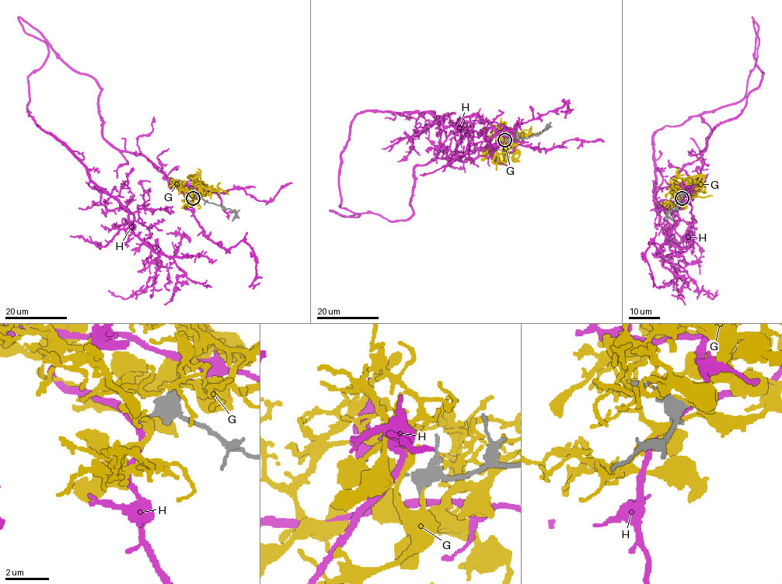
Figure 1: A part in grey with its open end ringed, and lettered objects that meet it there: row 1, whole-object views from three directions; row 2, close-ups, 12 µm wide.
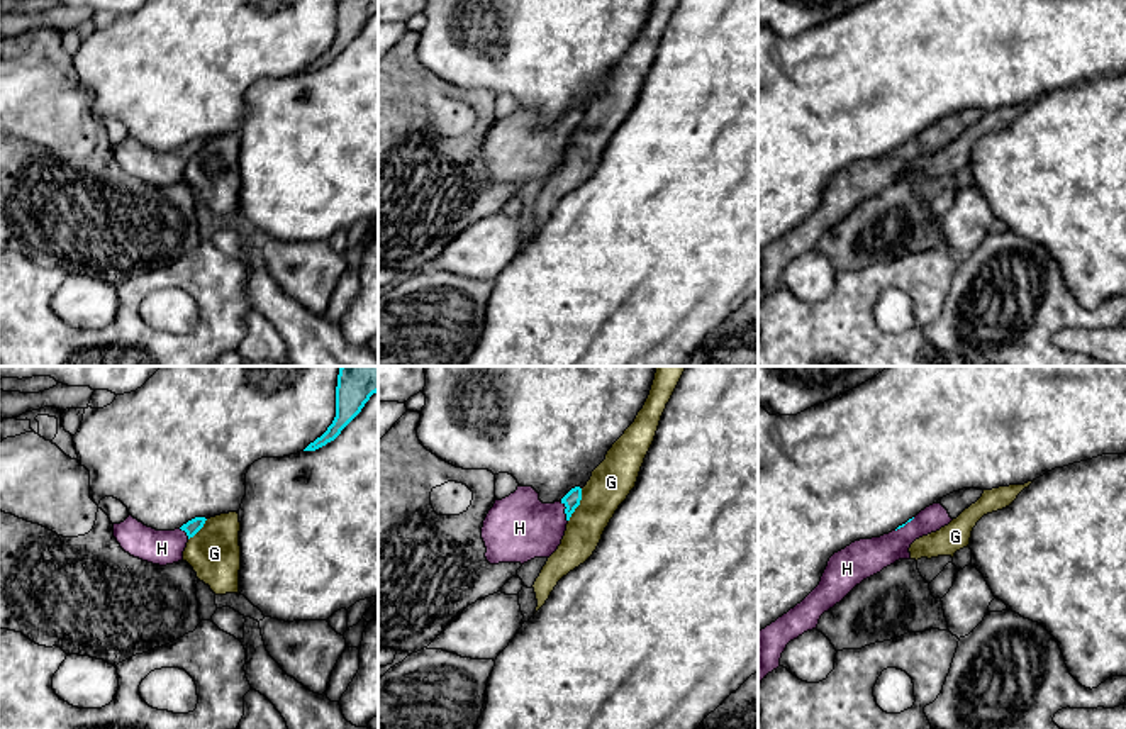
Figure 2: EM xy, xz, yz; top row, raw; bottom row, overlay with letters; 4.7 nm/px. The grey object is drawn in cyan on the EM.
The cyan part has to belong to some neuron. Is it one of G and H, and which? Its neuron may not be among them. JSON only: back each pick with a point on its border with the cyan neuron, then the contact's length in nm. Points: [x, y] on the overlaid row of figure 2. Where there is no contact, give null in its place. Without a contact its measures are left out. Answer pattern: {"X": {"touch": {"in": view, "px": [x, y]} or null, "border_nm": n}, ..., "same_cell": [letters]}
{"H": {"touch": {"in": "xz", "px": [565, 511]}, "border_nm": 110}, "same_cell": ["H"]}

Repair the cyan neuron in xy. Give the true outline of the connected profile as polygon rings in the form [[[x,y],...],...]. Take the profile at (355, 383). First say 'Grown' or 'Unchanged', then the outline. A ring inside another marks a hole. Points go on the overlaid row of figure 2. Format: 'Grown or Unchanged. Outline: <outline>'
Unchanged. Outline: [[[341,366],[336,387],[336,417],[327,431],[304,451],[315,451],[334,441],[378,392],[378,366]]]

